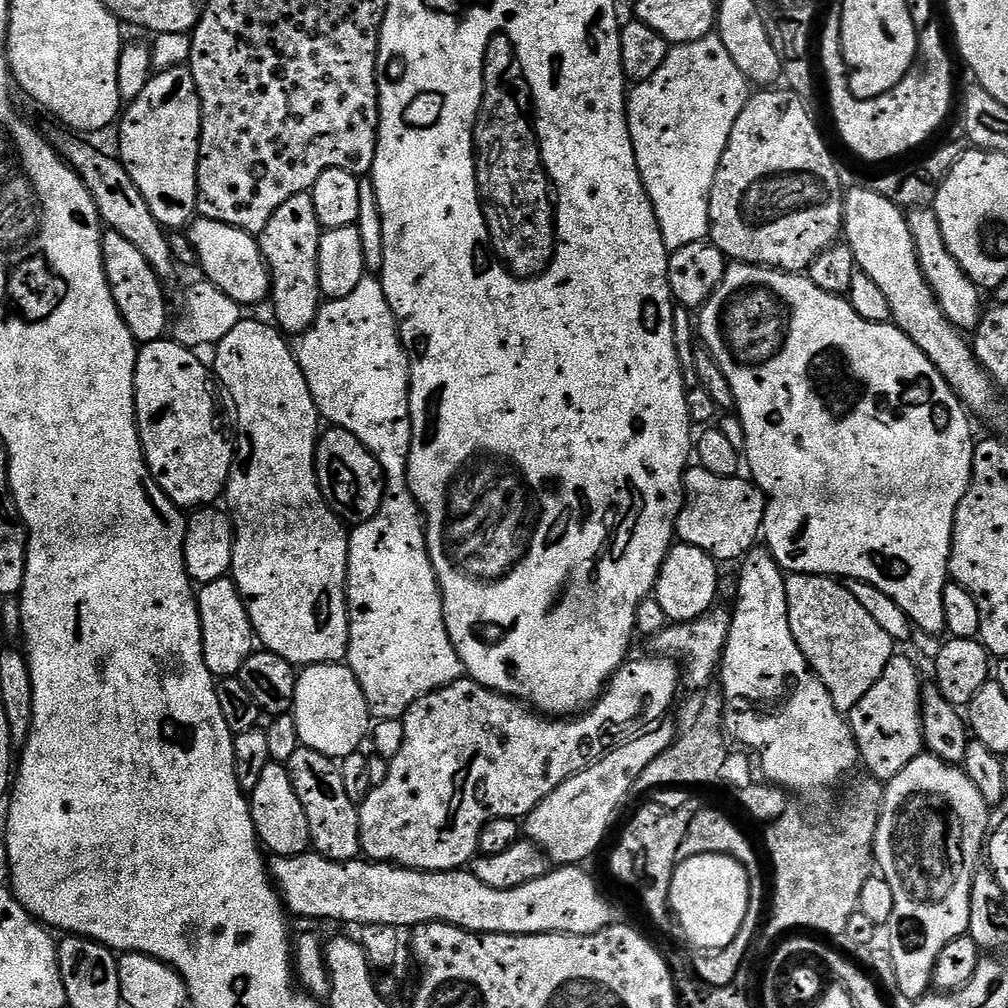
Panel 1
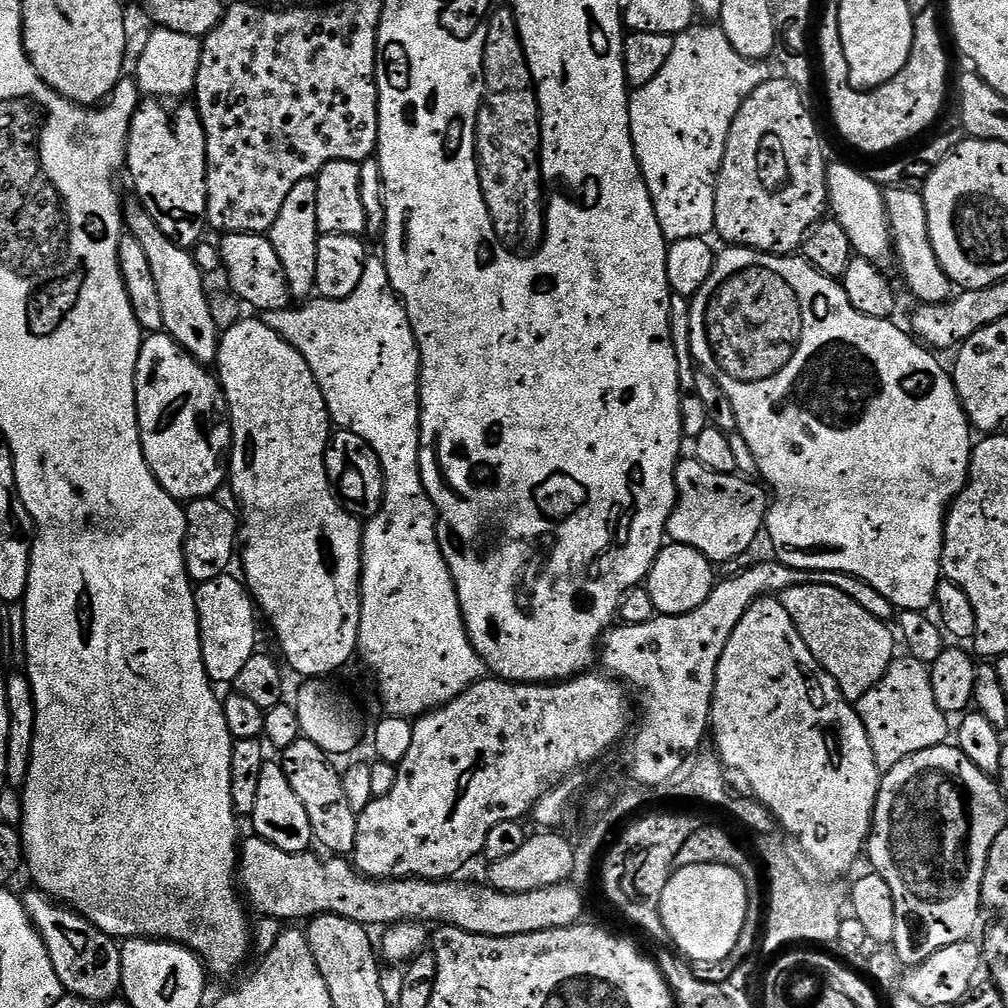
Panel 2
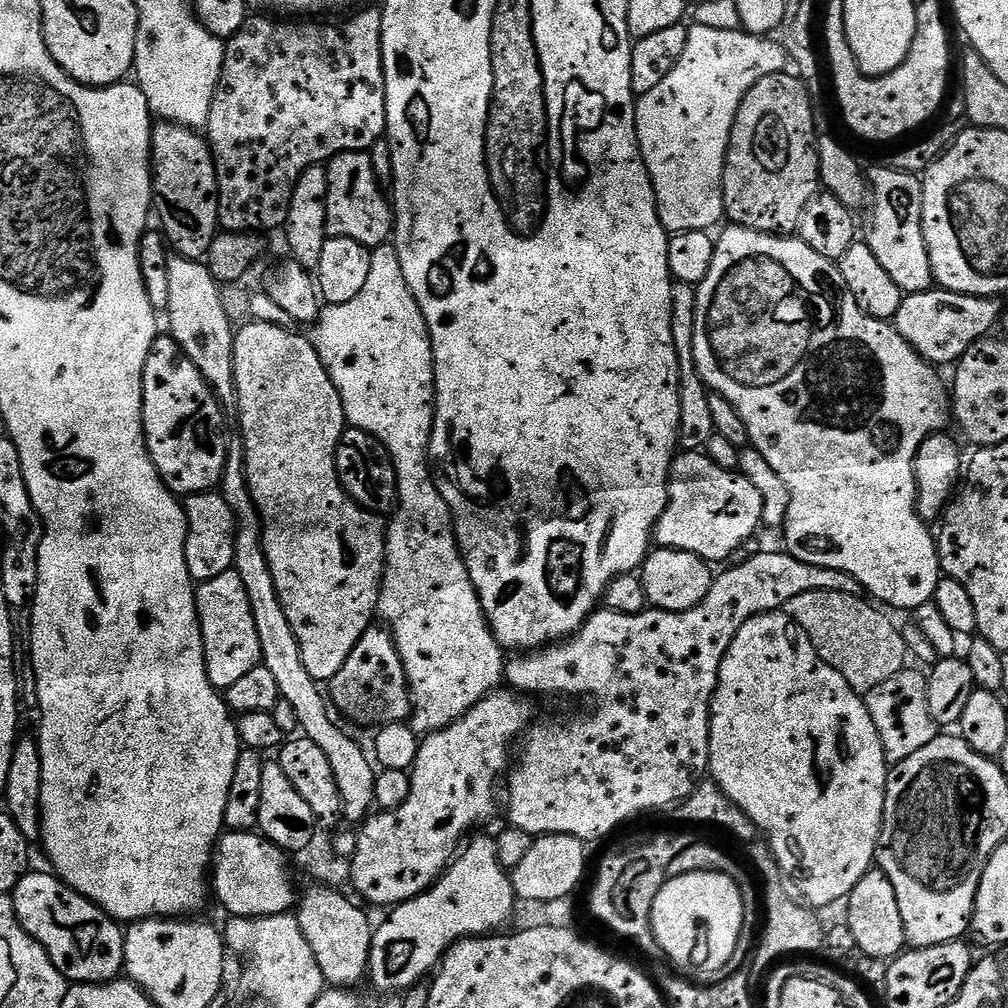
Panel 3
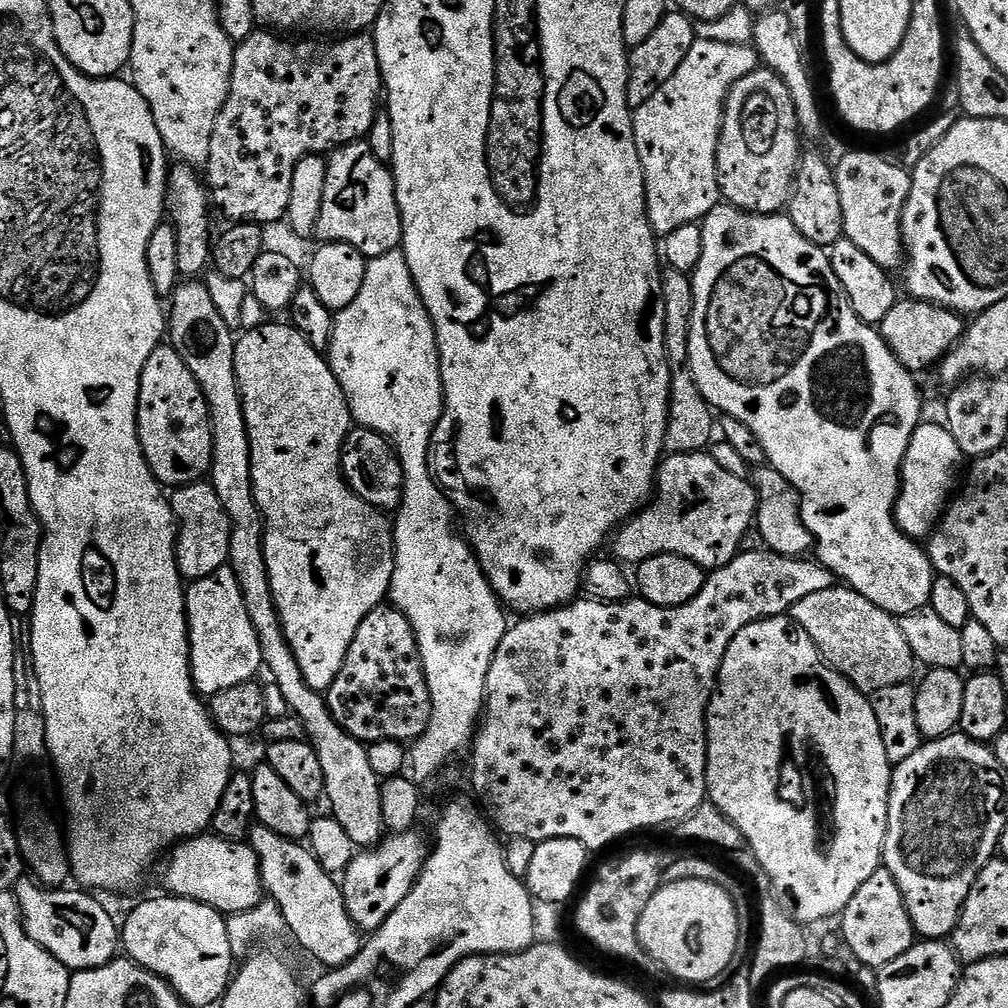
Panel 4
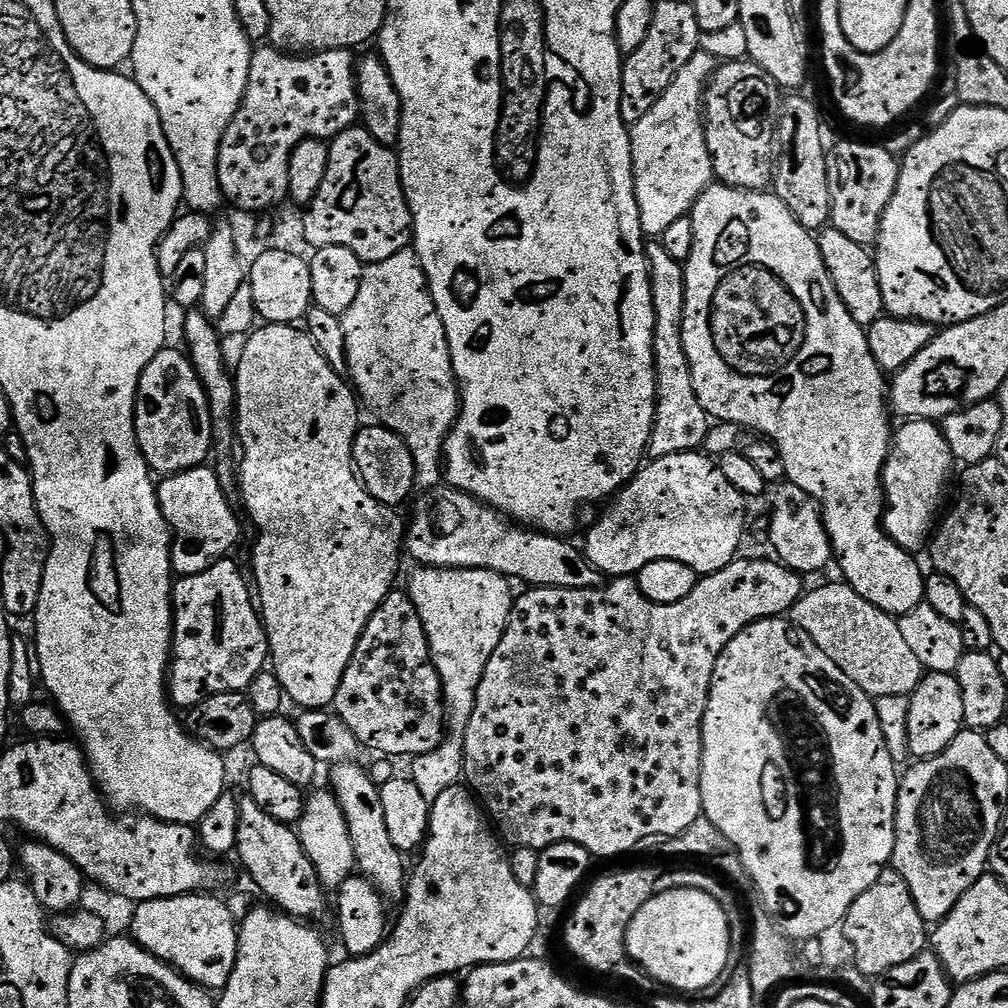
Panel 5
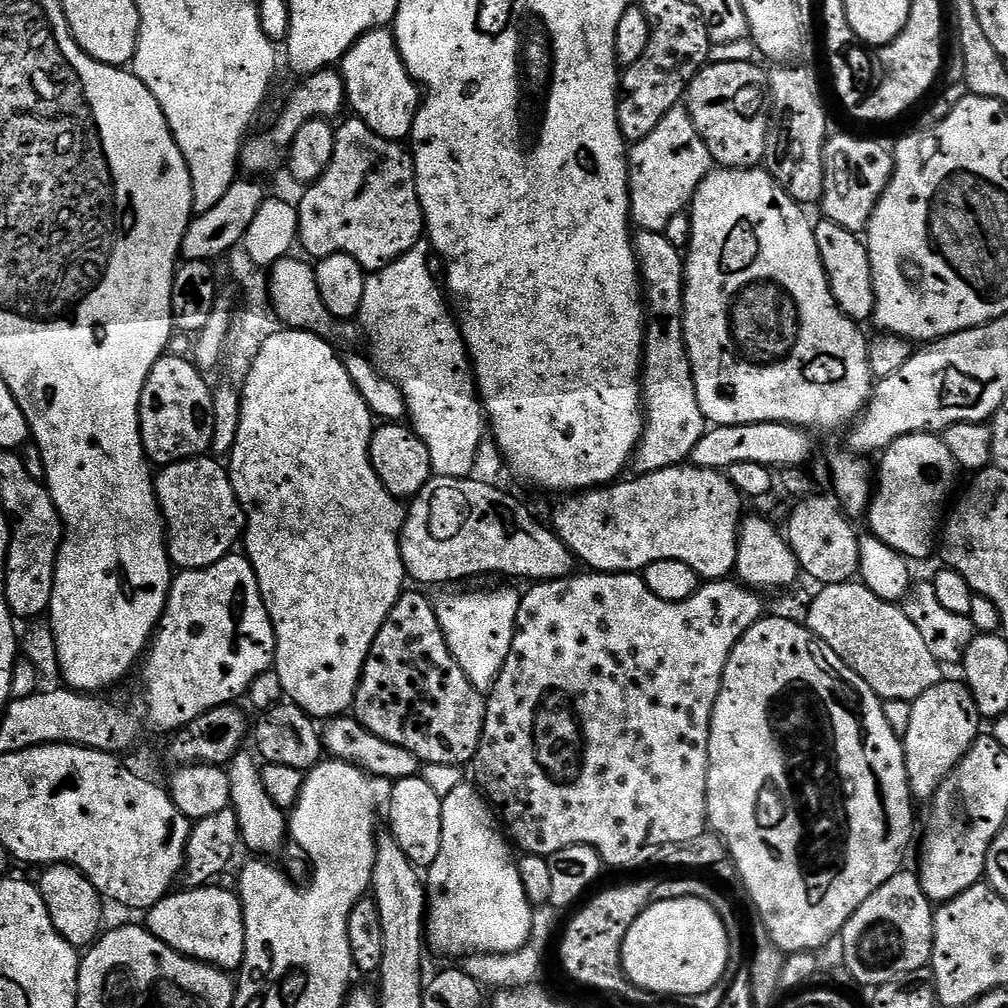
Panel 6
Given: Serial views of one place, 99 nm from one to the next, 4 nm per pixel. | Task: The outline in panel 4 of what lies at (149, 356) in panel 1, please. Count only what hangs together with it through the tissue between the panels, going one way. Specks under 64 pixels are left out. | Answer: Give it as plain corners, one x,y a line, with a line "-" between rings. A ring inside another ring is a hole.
171,346
155,348
150,358
146,358
146,366
140,375
136,429
140,435
140,445
146,462
161,485
175,490
184,487
185,484
203,481
211,473
212,423
208,417
208,403
194,374
190,374
190,366
186,366
186,362

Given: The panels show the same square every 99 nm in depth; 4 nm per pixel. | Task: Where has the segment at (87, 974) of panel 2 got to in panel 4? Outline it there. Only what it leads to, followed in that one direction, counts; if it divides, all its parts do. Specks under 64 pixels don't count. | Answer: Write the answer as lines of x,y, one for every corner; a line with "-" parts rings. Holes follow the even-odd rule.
21,877
16,883
14,895
19,903
24,929
32,941
46,949
69,971
101,968
117,957
120,948
118,922
115,922
107,908
93,897
93,893
70,889
52,889
29,877

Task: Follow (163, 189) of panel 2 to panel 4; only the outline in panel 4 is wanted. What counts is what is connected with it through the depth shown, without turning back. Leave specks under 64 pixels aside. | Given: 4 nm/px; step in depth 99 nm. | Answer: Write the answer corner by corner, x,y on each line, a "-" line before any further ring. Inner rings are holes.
183,162
177,163
168,173
168,202
166,205
166,216
173,228
176,230
176,249
178,250
178,270
181,277
196,278
201,275
200,271
210,264
213,259
214,234
212,236
212,216
208,213
210,209
210,193
208,185
202,179
195,167

